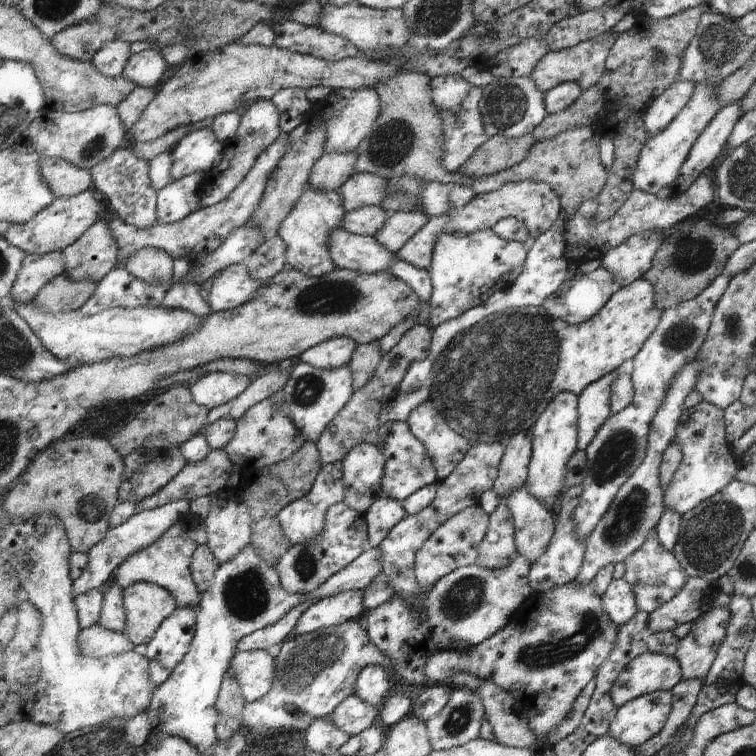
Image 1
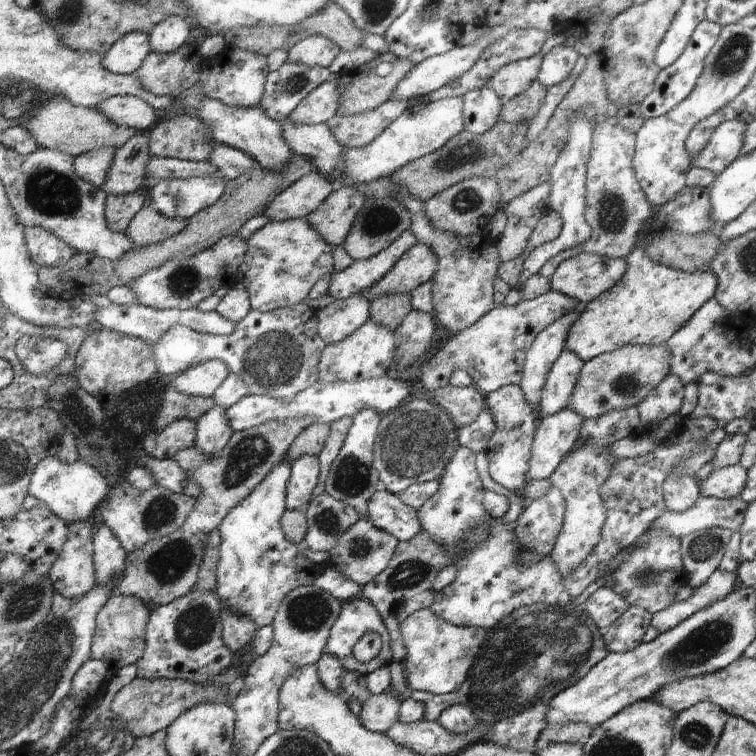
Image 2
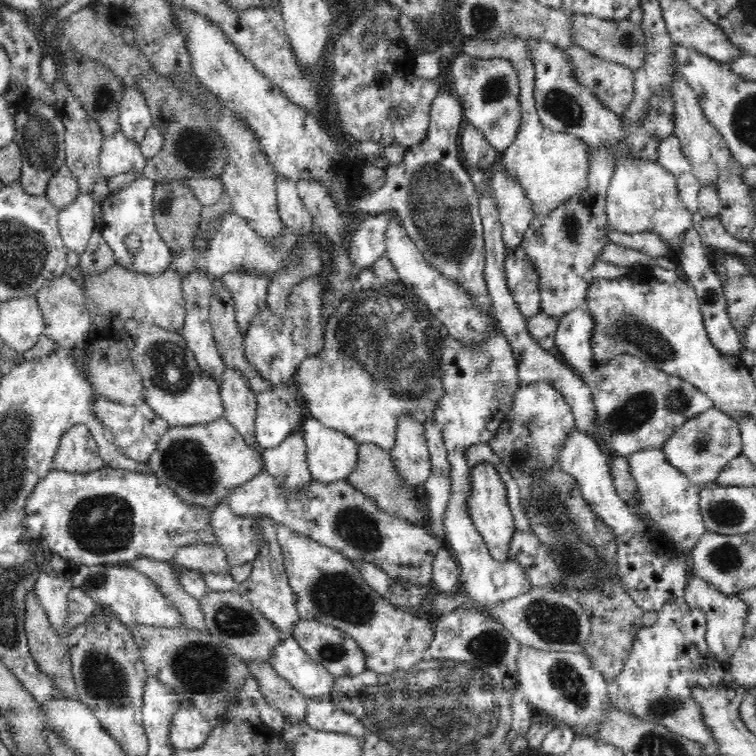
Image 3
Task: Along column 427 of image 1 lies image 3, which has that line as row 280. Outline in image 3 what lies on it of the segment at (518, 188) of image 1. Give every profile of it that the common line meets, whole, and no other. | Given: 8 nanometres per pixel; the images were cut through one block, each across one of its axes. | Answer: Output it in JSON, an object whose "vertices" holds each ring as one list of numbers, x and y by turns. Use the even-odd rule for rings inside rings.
{"vertices":[[229,273,219,278,234,304,235,319,240,334,245,336,256,314,267,310,269,280,264,275]]}

